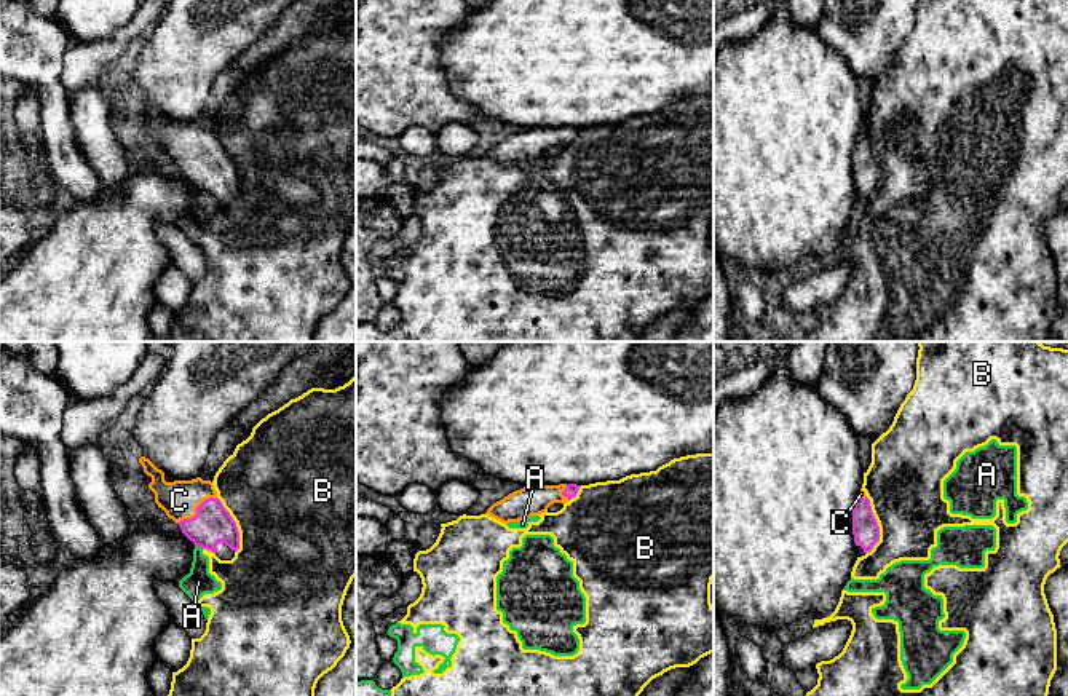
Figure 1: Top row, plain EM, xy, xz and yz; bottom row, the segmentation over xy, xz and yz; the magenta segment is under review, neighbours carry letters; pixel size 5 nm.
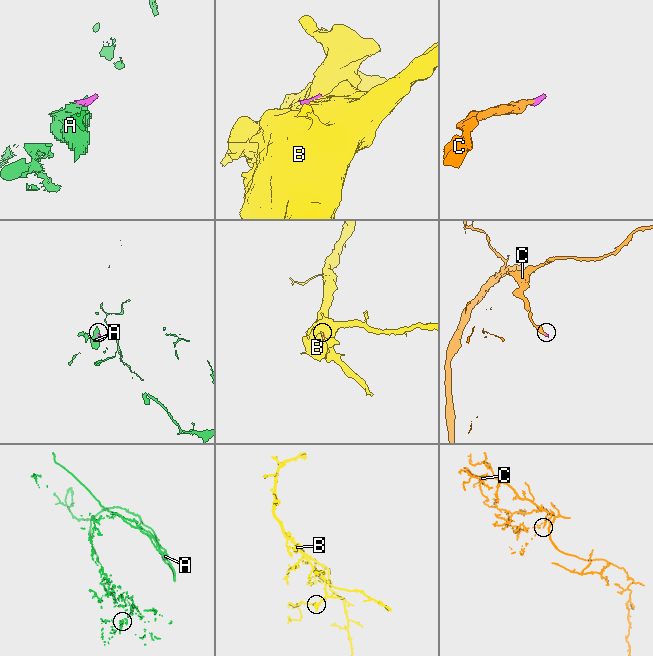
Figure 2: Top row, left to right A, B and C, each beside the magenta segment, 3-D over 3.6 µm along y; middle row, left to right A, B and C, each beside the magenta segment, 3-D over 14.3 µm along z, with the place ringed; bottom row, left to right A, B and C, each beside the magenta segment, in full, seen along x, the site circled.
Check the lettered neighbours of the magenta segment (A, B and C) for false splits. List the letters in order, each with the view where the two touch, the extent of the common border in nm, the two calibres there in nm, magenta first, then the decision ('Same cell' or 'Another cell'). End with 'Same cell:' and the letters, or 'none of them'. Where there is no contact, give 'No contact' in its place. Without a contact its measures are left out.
A: Touches magenta in xy. Shared border 50 nm. Thickness 190 nm (magenta) against 140 nm. Another cell
B: Touches magenta in xy. Shared border 300 nm. Thickness 190 nm (magenta) against 480 nm. Another cell
C: Touches magenta in xy. Shared border 240 nm. Thickness 190 nm (magenta) against 190 nm. Same cell
Same cell: C

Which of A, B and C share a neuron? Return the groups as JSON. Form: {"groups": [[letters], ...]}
{"groups": [["A", "B"], ["C"]]}

